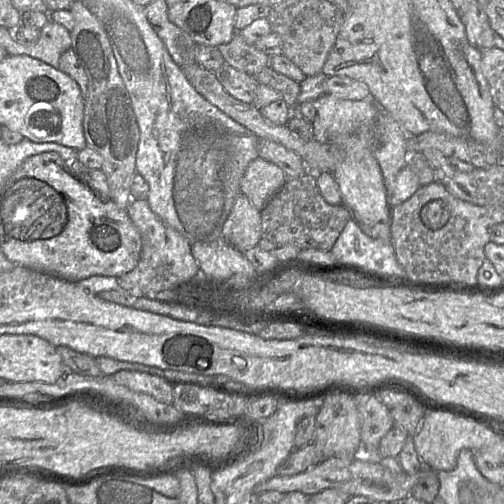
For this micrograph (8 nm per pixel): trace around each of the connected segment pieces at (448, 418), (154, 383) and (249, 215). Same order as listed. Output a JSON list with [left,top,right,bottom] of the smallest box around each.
[[412,411,499,471],[113,370,174,404],[223,192,261,252]]

